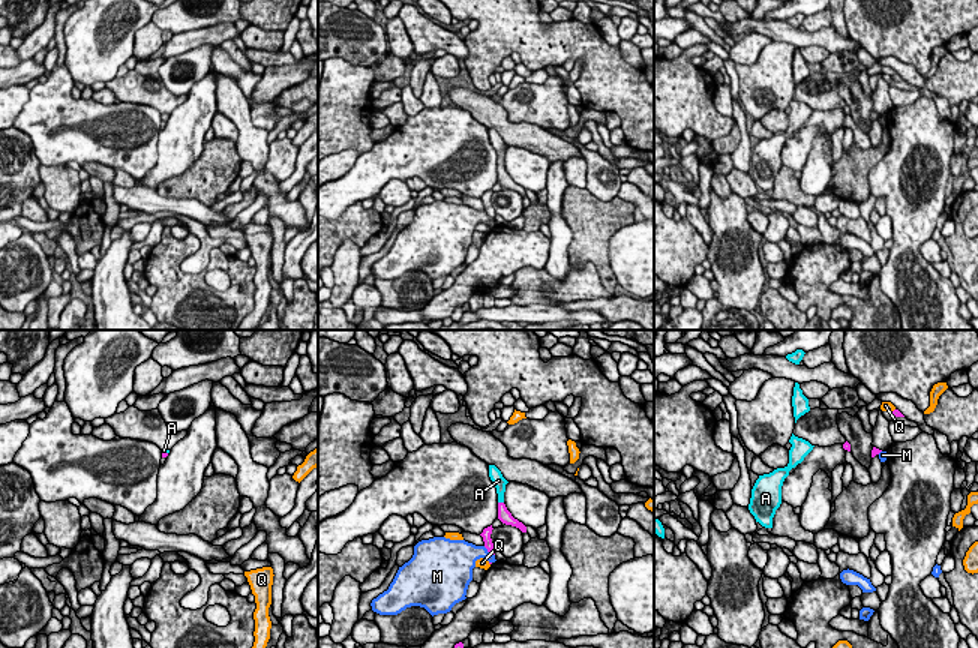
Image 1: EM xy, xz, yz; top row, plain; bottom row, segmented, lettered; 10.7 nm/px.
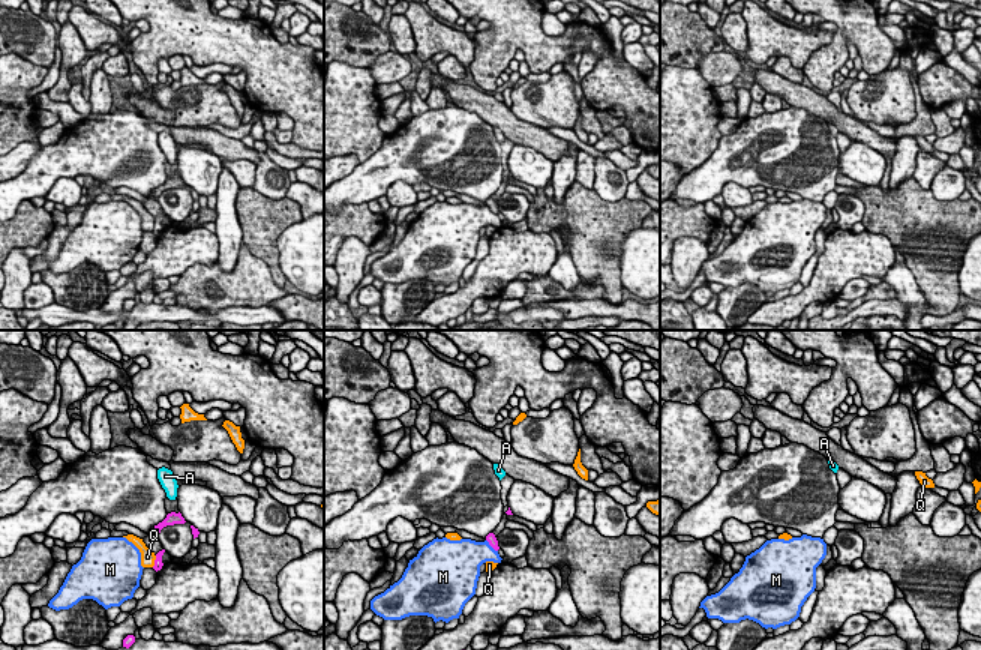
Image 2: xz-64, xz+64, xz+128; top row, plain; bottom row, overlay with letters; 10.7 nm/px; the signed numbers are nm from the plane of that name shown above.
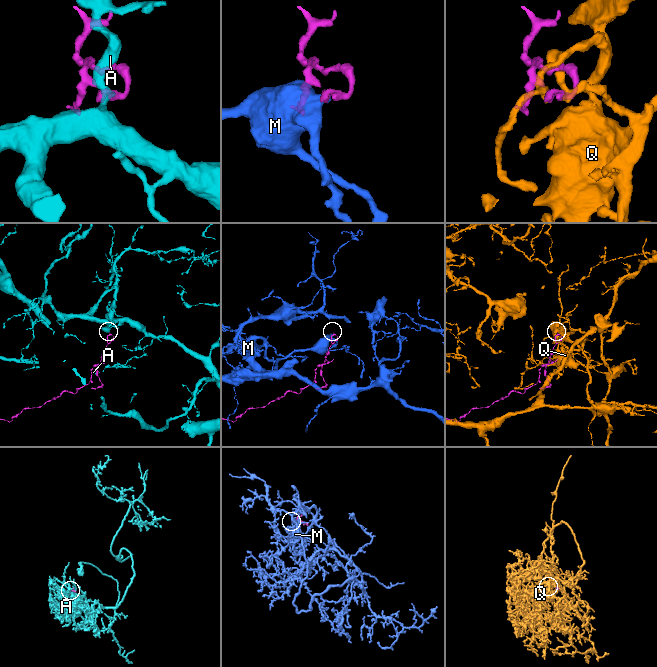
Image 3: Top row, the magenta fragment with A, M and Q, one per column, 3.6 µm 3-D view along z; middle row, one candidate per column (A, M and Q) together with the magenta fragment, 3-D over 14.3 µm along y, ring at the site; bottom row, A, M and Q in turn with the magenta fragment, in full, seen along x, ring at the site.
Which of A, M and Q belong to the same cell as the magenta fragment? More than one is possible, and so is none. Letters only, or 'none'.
A

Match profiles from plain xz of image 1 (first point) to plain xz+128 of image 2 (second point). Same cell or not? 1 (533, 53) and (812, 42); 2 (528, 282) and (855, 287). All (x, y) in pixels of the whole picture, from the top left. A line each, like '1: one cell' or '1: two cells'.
1: two cells
2: two cells

